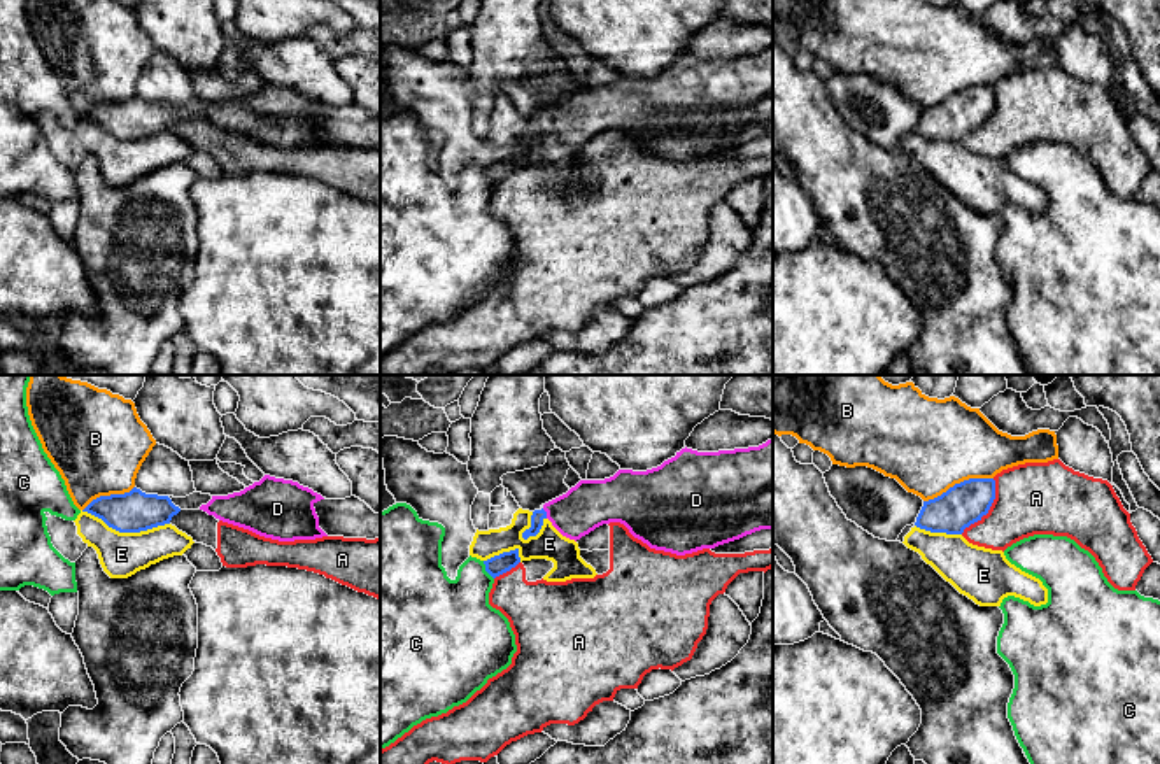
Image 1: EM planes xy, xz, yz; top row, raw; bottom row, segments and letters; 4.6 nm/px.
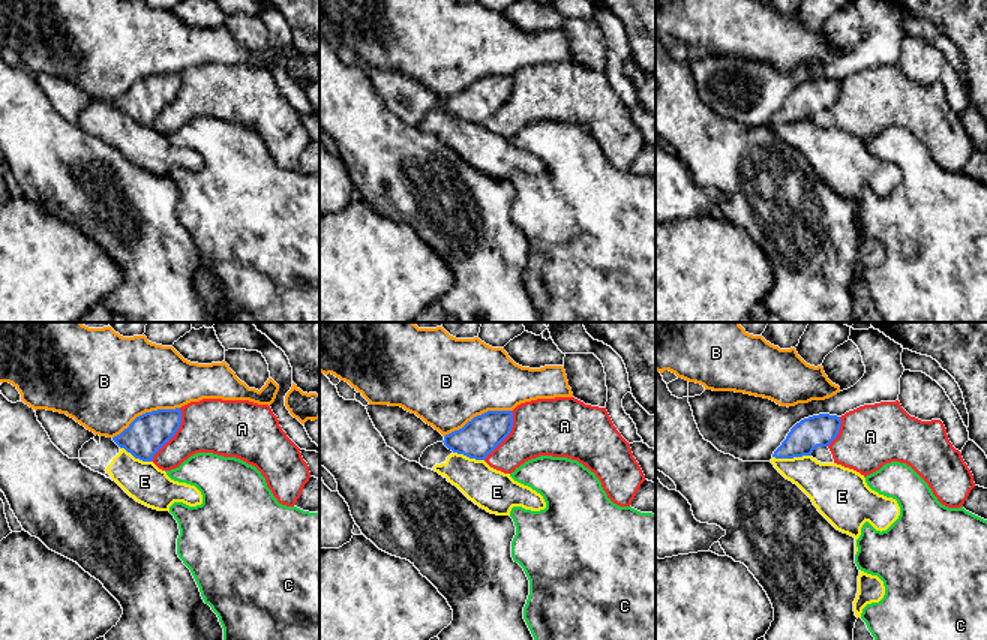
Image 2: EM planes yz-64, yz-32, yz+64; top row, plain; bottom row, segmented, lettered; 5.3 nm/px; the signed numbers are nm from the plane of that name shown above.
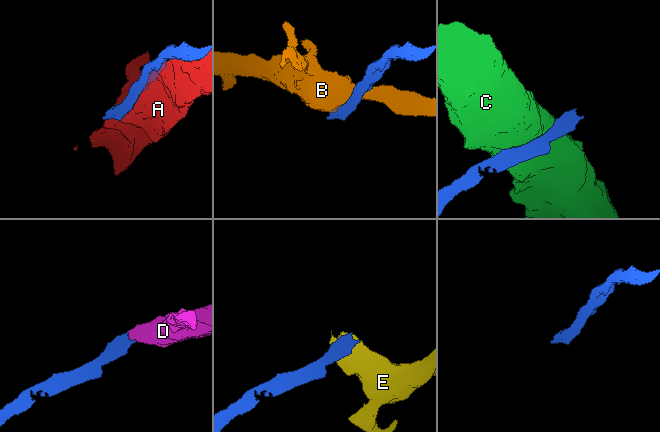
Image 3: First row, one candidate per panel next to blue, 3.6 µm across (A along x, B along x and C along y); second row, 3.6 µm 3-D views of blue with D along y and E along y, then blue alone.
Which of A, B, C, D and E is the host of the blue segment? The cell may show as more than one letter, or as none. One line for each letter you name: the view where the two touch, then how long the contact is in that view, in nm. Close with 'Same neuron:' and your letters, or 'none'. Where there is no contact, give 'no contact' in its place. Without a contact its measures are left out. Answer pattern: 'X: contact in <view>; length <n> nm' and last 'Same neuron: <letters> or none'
D: contact in xz; length 50 nm
Same neuron: D

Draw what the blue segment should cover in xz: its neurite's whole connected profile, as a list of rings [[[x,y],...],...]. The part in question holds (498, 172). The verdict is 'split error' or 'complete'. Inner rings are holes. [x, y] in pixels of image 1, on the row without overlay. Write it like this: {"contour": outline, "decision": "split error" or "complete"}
{"contour": [[[519,156],[515,158],[510,158],[510,159],[503,159],[499,163],[494,163],[487,168],[484,168],[485,172],[485,179],[496,186],[506,179],[510,179],[512,175],[515,175],[517,172],[520,170],[520,165],[519,165]]], "decision": "complete"}

